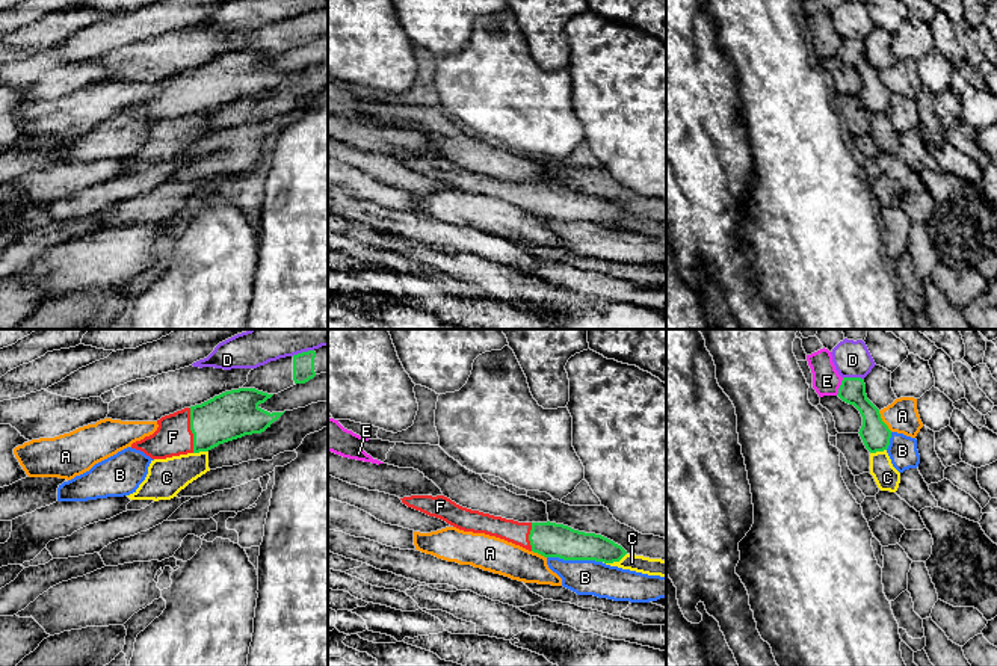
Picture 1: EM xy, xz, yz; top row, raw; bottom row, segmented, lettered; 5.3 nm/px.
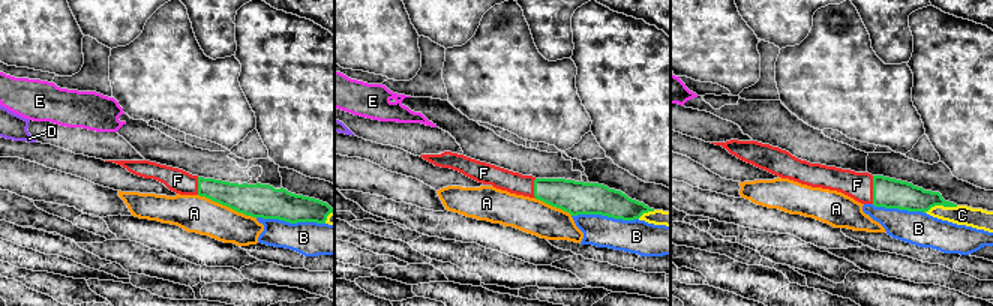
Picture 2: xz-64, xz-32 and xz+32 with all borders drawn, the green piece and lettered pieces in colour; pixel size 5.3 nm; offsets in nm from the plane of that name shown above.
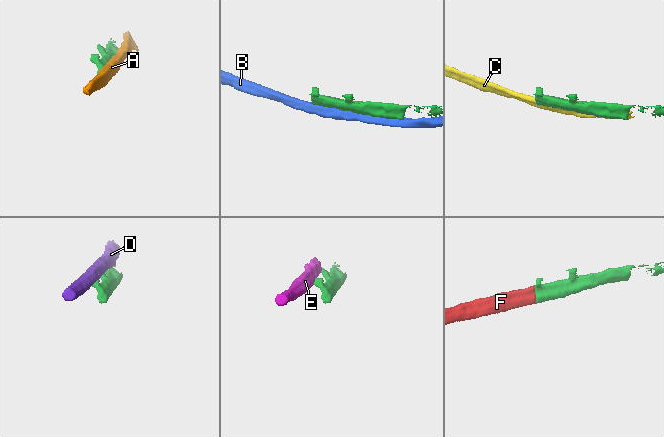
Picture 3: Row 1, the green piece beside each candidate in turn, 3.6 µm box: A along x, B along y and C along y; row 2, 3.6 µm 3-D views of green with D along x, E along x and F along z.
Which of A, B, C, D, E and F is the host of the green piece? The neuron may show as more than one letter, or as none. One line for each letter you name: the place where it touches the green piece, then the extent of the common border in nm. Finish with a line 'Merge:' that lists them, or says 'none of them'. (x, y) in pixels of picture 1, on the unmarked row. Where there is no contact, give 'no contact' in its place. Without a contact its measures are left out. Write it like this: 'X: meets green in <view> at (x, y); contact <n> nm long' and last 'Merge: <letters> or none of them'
F: meets green in xy at (191, 91); contact 240 nm long
Merge: F

